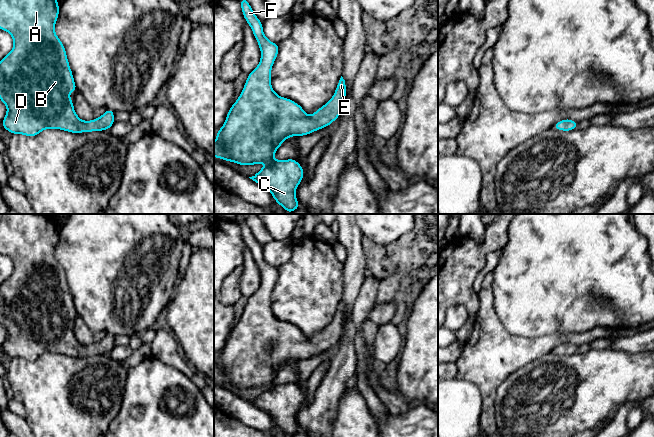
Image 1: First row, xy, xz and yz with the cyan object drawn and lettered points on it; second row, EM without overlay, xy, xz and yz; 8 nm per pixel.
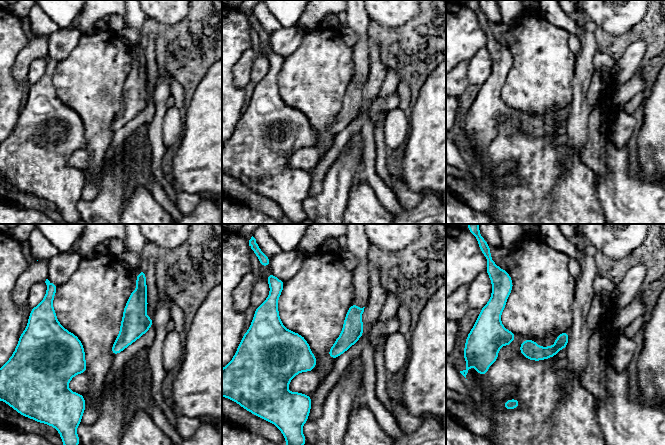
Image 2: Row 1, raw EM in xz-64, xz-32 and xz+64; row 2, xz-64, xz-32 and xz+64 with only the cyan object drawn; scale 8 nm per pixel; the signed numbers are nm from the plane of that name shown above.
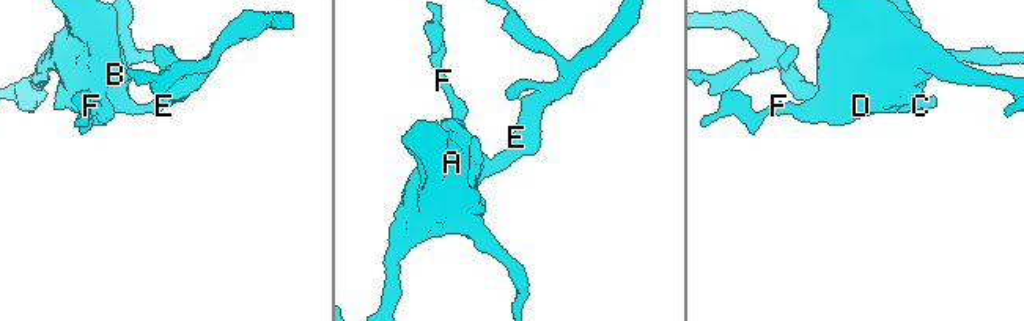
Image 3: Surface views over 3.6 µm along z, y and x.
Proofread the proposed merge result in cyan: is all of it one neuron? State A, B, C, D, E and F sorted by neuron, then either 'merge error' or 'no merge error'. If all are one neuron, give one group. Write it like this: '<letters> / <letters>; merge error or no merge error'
A B C D E F; no merge error

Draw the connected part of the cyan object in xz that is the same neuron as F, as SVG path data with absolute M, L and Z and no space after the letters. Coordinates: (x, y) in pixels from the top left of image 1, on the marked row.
M248 1L240 2L243 16L261 50L261 59L258 66L248 74L240 96L231 106L223 126L216 132L214 157L242 166L265 162L265 167L249 178L266 188L280 206L288 213L292 213L300 208L295 190L304 177L304 170L295 159L274 160L273 157L287 138L308 135L329 126L339 118L346 98L346 82L341 76L333 97L312 115L307 115L293 100L277 95L271 86L271 69L278 55L279 45L265 37L262 22L254 14Z

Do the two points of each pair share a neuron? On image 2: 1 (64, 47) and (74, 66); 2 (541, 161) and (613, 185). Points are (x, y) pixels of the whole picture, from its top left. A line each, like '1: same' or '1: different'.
1: different
2: different

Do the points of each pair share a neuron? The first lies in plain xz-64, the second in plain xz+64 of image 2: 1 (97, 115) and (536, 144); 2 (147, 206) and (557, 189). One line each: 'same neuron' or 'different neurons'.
1: different neurons
2: same neuron

